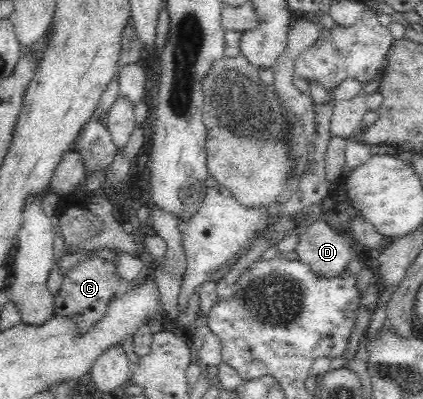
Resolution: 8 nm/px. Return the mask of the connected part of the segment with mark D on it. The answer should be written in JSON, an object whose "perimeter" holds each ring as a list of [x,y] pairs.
{"perimeter":[[[319,218],[303,228],[298,238],[295,248],[298,259],[309,264],[318,276],[340,279],[346,275],[354,250],[347,236],[343,237]]]}

